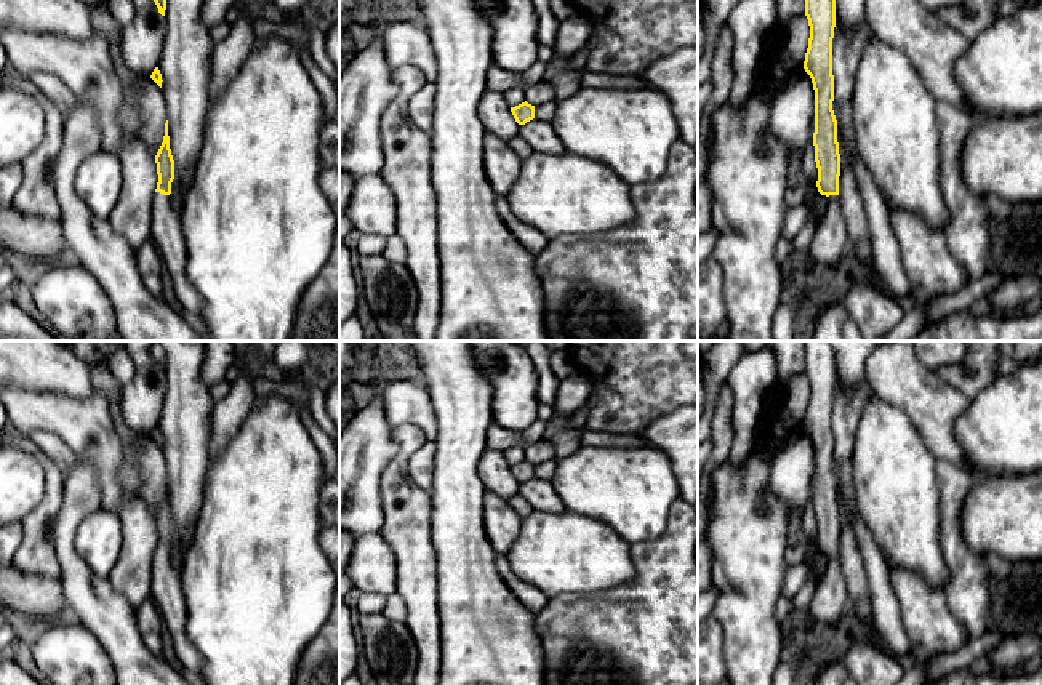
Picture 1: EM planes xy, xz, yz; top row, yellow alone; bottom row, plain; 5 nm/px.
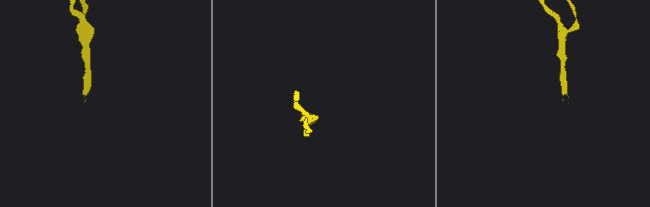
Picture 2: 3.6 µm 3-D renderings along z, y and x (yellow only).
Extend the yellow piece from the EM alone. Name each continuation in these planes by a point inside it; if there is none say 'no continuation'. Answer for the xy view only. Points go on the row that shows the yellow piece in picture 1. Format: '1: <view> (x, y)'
1: xy (167, 231)

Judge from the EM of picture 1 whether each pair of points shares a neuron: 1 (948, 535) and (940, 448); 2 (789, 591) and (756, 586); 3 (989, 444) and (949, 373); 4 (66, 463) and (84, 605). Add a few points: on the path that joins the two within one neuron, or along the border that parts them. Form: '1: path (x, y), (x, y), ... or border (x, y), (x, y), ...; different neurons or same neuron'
1: border (938, 458), (945, 458), (967, 471); different neurons
2: border (788, 567), (781, 591); different neurons
3: border (996, 375), (970, 400); different neurons
4: border (77, 458), (64, 479); different neurons

